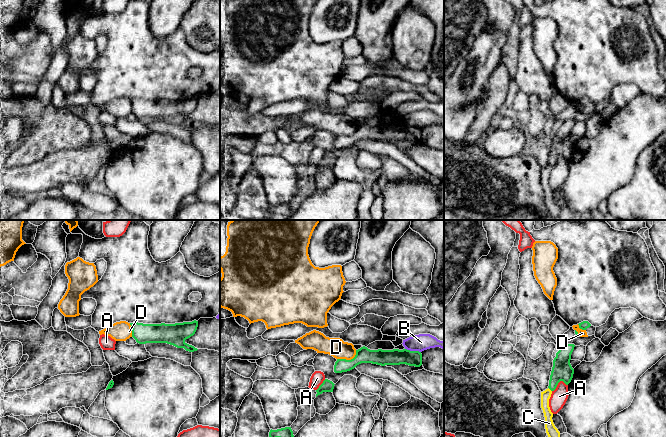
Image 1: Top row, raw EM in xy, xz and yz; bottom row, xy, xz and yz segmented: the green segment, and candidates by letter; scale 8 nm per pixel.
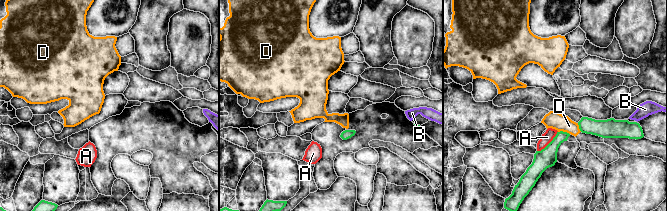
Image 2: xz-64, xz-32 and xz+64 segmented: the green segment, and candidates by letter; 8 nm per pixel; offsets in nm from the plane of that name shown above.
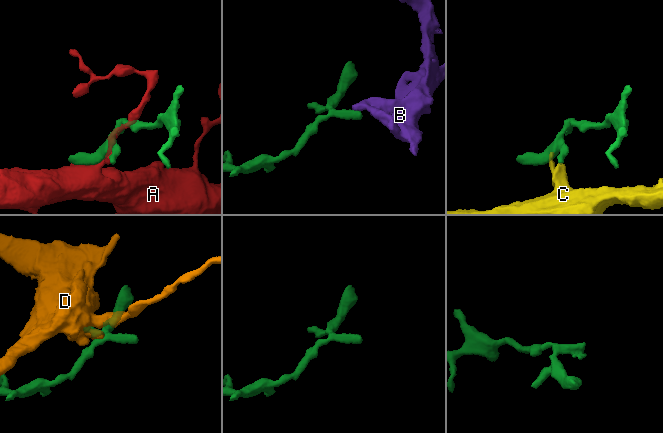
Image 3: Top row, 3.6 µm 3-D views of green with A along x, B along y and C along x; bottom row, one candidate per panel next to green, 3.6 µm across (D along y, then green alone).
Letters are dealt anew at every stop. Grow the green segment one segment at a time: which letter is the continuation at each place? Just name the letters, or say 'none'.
none

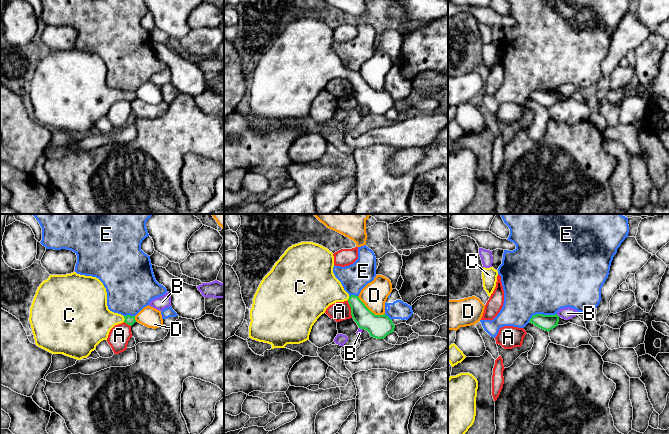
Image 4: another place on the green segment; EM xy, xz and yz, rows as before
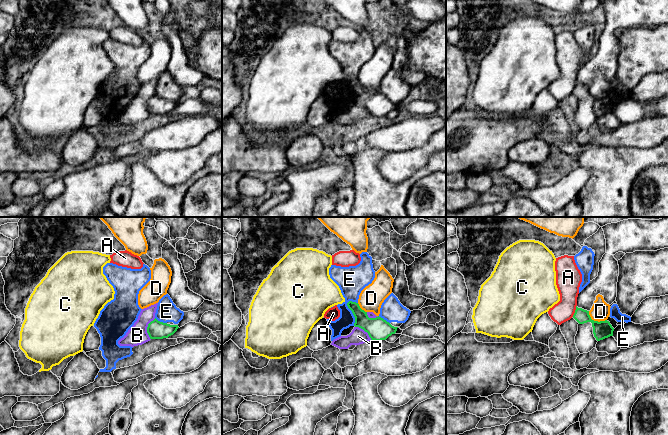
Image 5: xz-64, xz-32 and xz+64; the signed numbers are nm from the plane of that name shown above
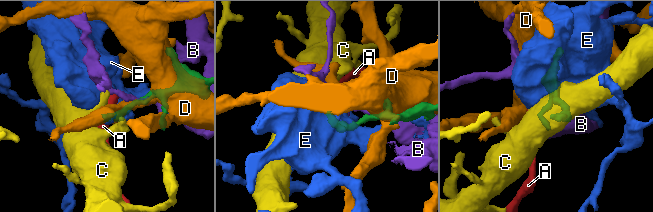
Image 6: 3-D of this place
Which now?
C

